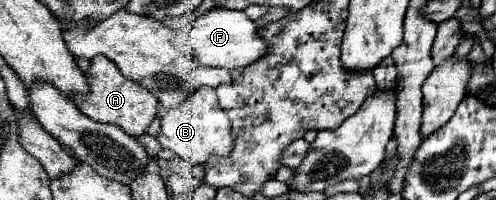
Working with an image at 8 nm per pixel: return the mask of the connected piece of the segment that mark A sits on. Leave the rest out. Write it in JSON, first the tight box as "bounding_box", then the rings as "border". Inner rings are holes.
{"bounding_box":[74,55,158,137],"border":[[[96,55],[92,59],[92,67],[88,69],[86,79],[90,85],[90,93],[74,97],[74,103],[82,109],[86,117],[100,121],[100,123],[114,123],[132,137],[146,133],[146,129],[150,127],[150,123],[154,121],[158,113],[158,99],[146,87],[124,77],[120,69],[116,67],[116,63],[104,55]]]}

